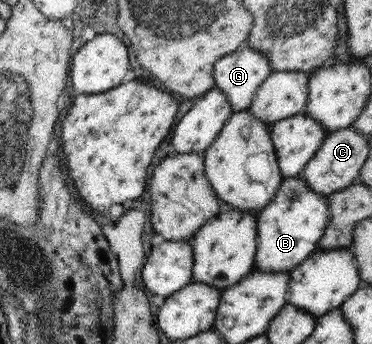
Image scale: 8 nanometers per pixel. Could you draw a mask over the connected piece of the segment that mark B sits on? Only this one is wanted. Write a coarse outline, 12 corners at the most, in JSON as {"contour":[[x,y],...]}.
{"contour":[[283,178],[256,214],[252,265],[290,272],[318,248],[326,196]]}

